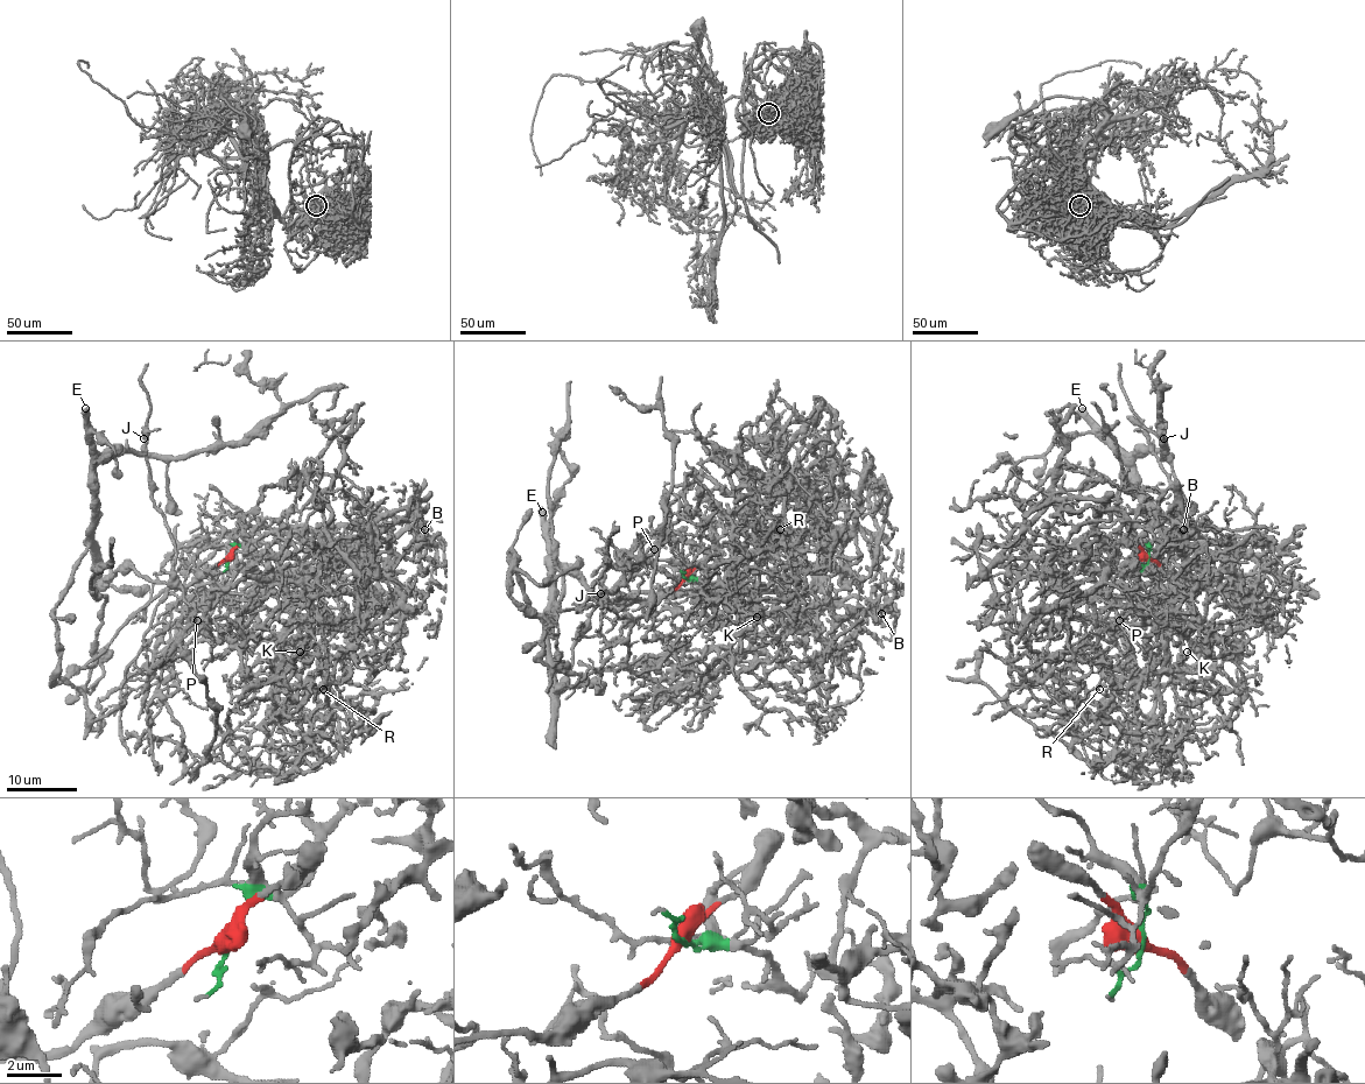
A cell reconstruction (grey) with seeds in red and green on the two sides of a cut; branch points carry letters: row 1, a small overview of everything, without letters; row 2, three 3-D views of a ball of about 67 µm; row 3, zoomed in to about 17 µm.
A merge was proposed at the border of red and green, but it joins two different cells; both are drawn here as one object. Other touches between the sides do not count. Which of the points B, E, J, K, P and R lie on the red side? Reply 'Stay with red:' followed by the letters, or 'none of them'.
Stay with red: E, J

